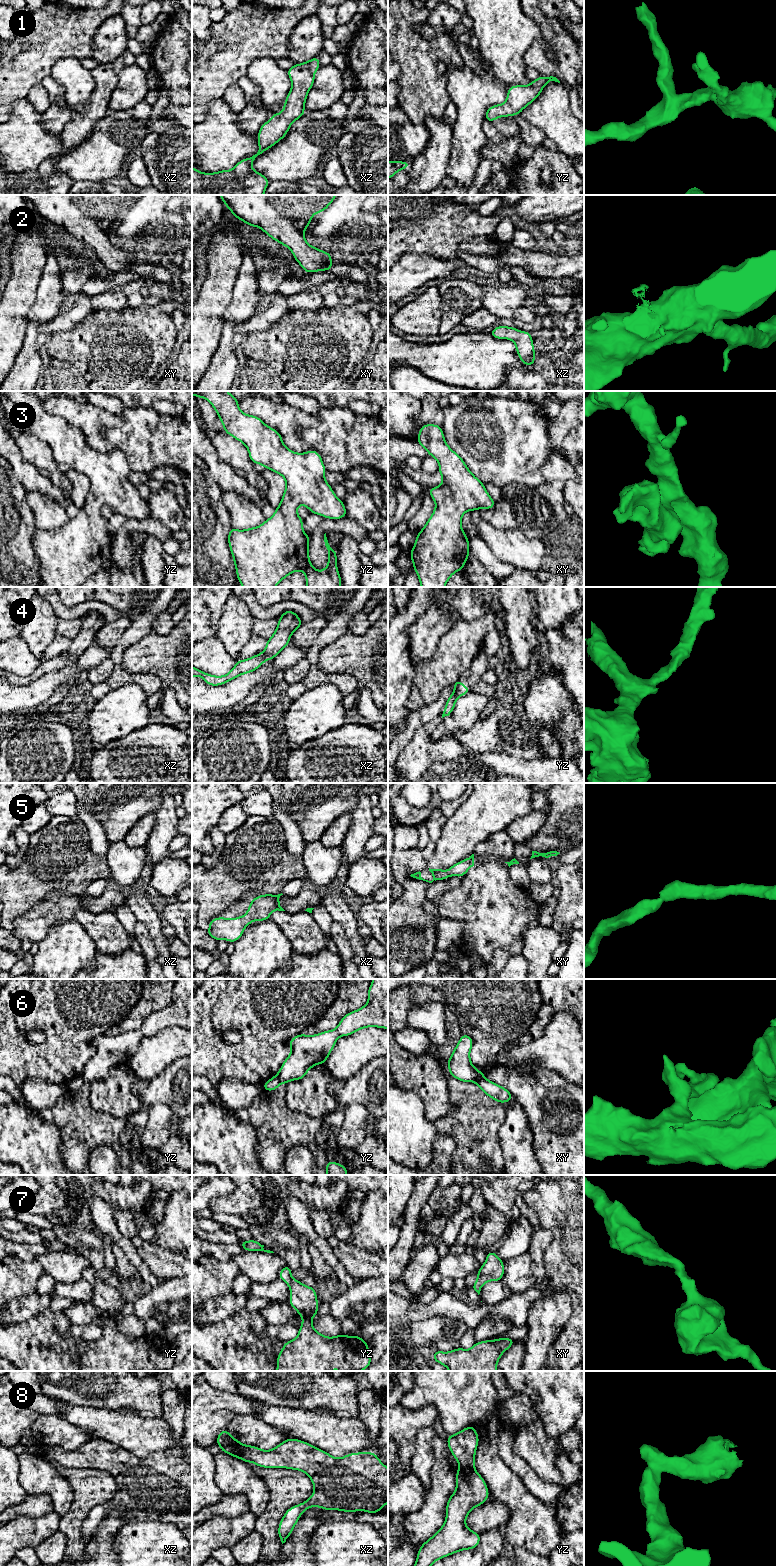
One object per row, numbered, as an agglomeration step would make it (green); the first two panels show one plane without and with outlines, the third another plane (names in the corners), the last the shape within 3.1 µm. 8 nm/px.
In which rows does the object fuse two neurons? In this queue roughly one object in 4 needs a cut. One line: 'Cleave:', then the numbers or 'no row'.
Cleave: 6, 8

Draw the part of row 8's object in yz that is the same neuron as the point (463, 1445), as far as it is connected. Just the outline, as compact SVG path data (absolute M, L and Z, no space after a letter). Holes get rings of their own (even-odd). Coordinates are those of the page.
M468 1426L456 1434L448 1435L446 1440L459 1468L475 1470L475 1453L479 1443L476 1428Z

